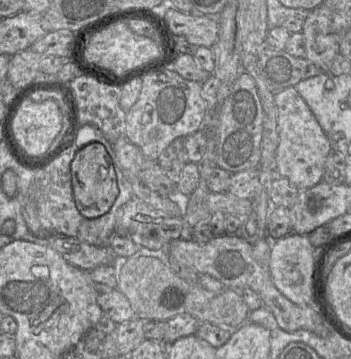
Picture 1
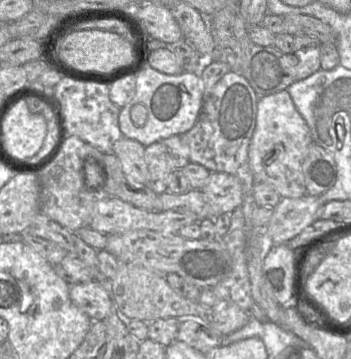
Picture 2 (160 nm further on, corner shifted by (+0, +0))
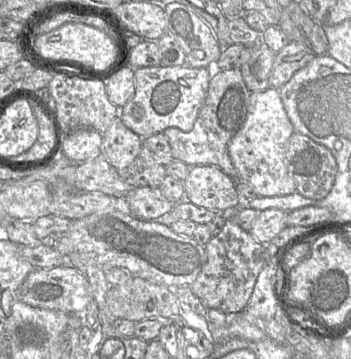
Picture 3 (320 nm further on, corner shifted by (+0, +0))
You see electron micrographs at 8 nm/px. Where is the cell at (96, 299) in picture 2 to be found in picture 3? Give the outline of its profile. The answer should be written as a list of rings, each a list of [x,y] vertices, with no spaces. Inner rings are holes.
[[[69,264],[50,269],[34,268],[19,289],[19,299],[32,307],[82,314],[92,300],[92,289],[87,278]]]

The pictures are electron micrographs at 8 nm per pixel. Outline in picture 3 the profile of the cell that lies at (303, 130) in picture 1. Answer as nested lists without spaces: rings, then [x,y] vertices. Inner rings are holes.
[[[269,87],[251,93],[246,121],[228,145],[229,156],[237,172],[236,181],[250,184],[261,197],[284,196],[297,192],[286,166],[288,142],[294,132],[279,89]]]

